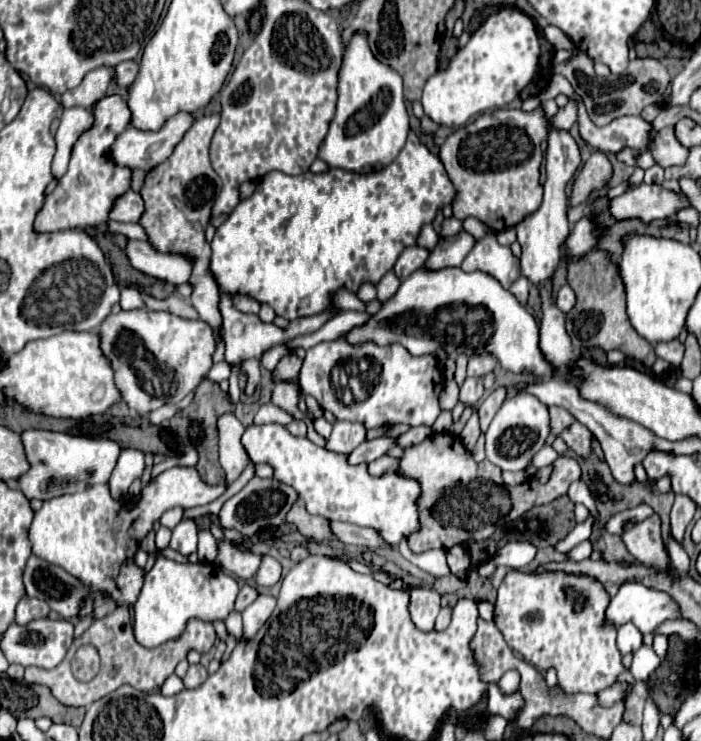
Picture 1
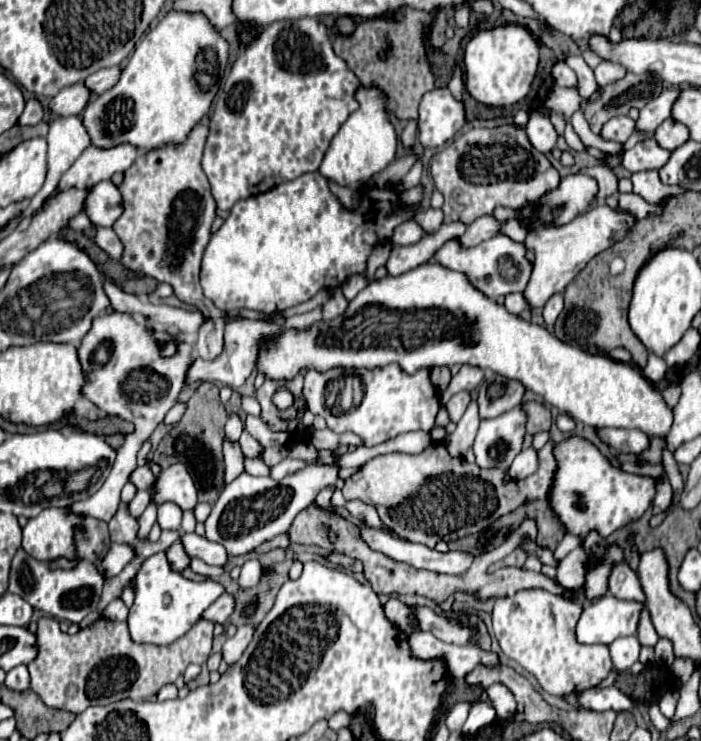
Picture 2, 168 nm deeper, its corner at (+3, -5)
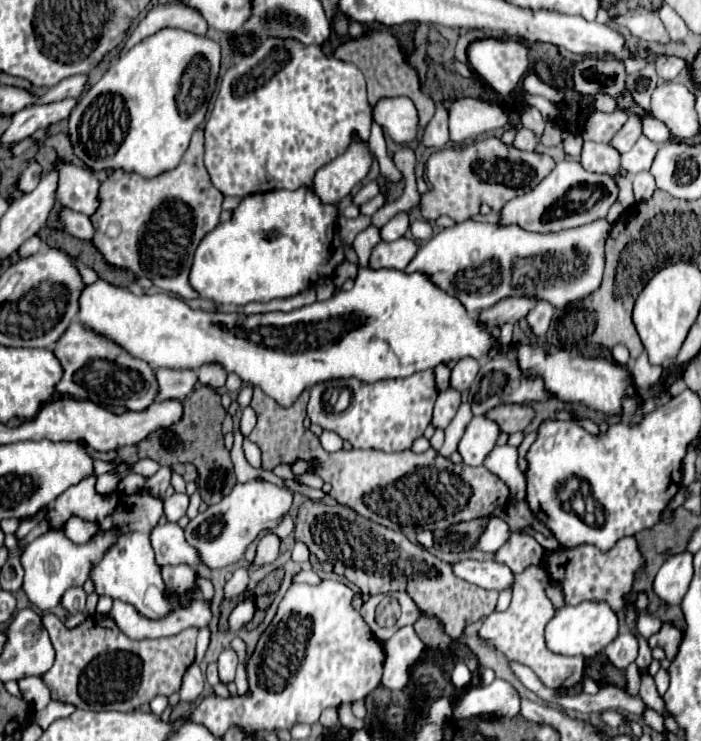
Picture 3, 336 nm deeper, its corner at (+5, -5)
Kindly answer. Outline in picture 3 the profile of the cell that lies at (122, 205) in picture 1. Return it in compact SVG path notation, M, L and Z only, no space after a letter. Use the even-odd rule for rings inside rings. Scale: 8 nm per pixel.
M60 157L54 163L54 169L58 171L58 189L56 197L58 201L78 213L92 215L98 209L98 189L100 181L86 169L66 163Z

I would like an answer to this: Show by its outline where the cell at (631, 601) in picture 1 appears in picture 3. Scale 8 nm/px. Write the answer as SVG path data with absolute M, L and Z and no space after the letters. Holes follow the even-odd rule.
M580 603L580 605L564 605L556 609L556 615L548 621L544 629L544 637L548 649L558 655L582 655L594 657L598 655L614 637L618 635L618 617L606 603Z

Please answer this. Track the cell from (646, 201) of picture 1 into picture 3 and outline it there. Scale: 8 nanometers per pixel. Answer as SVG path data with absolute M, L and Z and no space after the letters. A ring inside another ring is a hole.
M506 297L500 303L496 303L490 309L484 309L478 313L478 321L486 327L486 329L494 329L494 327L502 327L504 323L516 323L522 317L528 315L528 311L536 305L536 299L528 299L528 297Z

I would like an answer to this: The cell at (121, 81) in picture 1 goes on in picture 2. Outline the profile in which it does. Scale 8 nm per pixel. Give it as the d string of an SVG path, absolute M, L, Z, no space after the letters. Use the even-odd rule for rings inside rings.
M120 67L100 69L100 71L92 73L84 83L86 83L86 87L88 87L92 93L100 95L100 93L108 91L110 87L114 87L114 83L118 83L118 79L120 79L120 71L122 71Z

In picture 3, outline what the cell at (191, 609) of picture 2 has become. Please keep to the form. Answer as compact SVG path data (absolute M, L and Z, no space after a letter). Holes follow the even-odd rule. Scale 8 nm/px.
M88 475L88 479L82 479L80 483L76 483L76 487L64 491L64 495L60 495L60 499L56 499L52 509L46 513L46 521L52 529L62 529L64 523L74 515L84 521L92 521L100 533L114 531L116 543L108 547L106 555L102 555L102 559L90 571L90 579L94 581L94 591L98 595L108 595L112 599L122 599L126 603L132 603L142 615L150 619L160 619L156 613L150 613L150 607L144 605L144 593L148 587L164 589L160 567L154 561L154 551L148 539L152 527L156 527L160 517L164 515L164 503L160 497L154 497L146 489L134 495L126 495L122 491L114 491L112 495L100 495L96 493L94 485L96 485L96 475Z

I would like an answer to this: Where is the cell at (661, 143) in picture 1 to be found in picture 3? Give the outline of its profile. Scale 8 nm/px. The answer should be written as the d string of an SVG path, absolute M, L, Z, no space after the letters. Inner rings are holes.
M640 137L634 147L630 151L626 151L620 157L620 165L628 171L628 173L640 173L640 171L648 171L654 157L656 157L658 145L652 143L648 137Z

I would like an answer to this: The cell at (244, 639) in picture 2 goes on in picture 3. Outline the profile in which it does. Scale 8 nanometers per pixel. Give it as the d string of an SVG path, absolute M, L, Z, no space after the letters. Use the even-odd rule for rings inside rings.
M230 647L224 649L222 655L220 655L220 659L218 659L218 677L220 677L220 683L228 685L230 681L234 681L236 665L238 665L236 653L234 653Z

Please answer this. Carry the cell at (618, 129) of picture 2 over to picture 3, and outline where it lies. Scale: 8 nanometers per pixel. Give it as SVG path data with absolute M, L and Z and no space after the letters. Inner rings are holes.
M596 111L588 119L582 137L588 139L588 141L608 143L610 137L626 123L626 119L628 119L628 115L622 113L622 111L614 111L614 113L600 113L600 111Z

